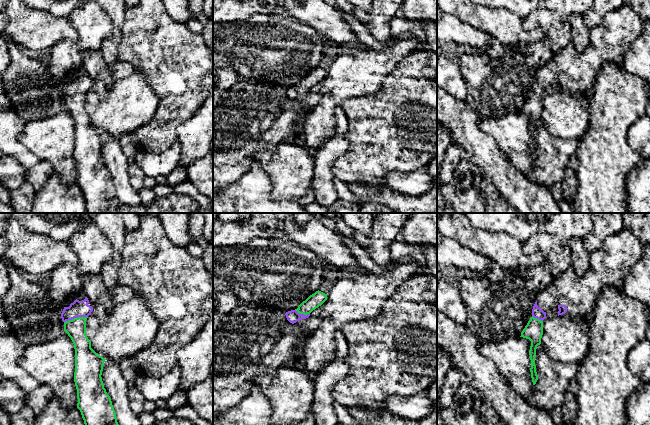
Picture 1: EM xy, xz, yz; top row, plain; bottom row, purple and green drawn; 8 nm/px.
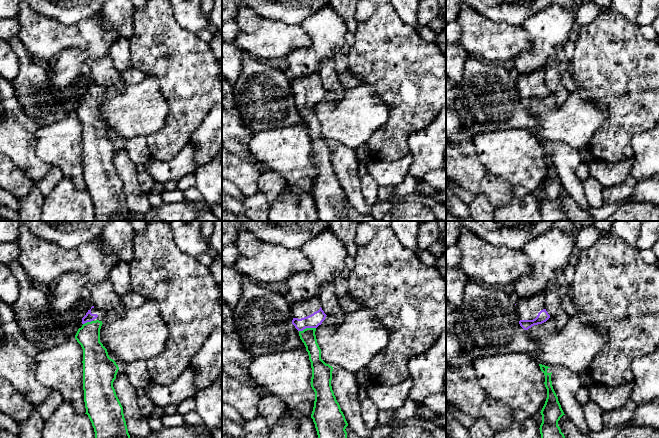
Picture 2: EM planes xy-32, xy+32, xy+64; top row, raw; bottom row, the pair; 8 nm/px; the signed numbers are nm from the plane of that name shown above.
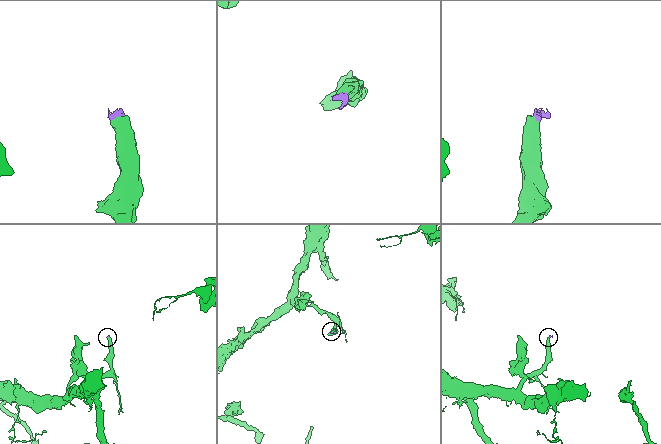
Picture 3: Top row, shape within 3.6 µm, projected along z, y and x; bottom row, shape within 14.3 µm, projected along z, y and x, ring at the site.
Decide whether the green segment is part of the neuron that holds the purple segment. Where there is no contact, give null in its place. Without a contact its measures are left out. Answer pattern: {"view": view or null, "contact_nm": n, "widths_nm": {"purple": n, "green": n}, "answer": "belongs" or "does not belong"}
{"view": "xy", "contact_nm": 200, "widths_nm": {"purple": 130, "green": 160}, "answer": "belongs"}

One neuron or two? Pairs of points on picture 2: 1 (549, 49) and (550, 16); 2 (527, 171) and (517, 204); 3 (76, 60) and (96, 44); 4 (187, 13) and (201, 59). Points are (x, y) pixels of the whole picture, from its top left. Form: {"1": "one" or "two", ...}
{"1": "one", "2": "two", "3": "one", "4": "two"}

